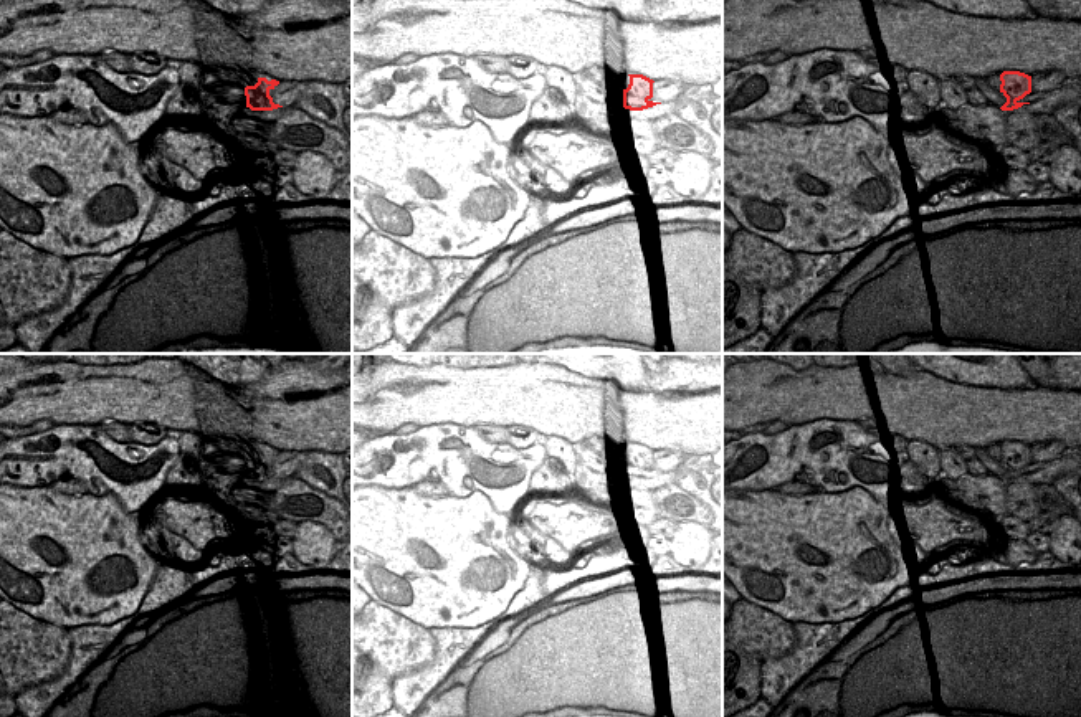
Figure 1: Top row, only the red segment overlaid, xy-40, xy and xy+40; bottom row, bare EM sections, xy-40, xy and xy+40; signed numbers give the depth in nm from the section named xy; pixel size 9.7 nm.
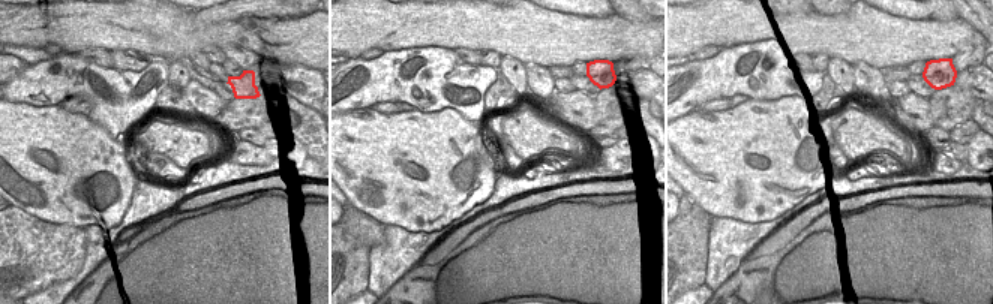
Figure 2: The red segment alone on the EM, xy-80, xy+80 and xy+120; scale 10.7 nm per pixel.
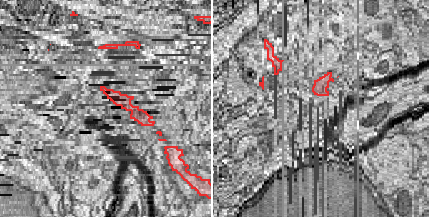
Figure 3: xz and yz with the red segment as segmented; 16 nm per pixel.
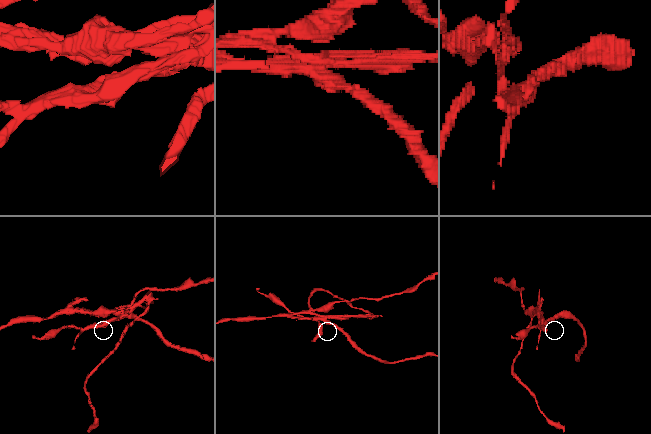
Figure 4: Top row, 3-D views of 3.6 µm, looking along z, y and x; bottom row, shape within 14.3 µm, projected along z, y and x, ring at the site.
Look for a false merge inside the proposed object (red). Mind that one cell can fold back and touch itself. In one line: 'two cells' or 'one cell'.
two cells

